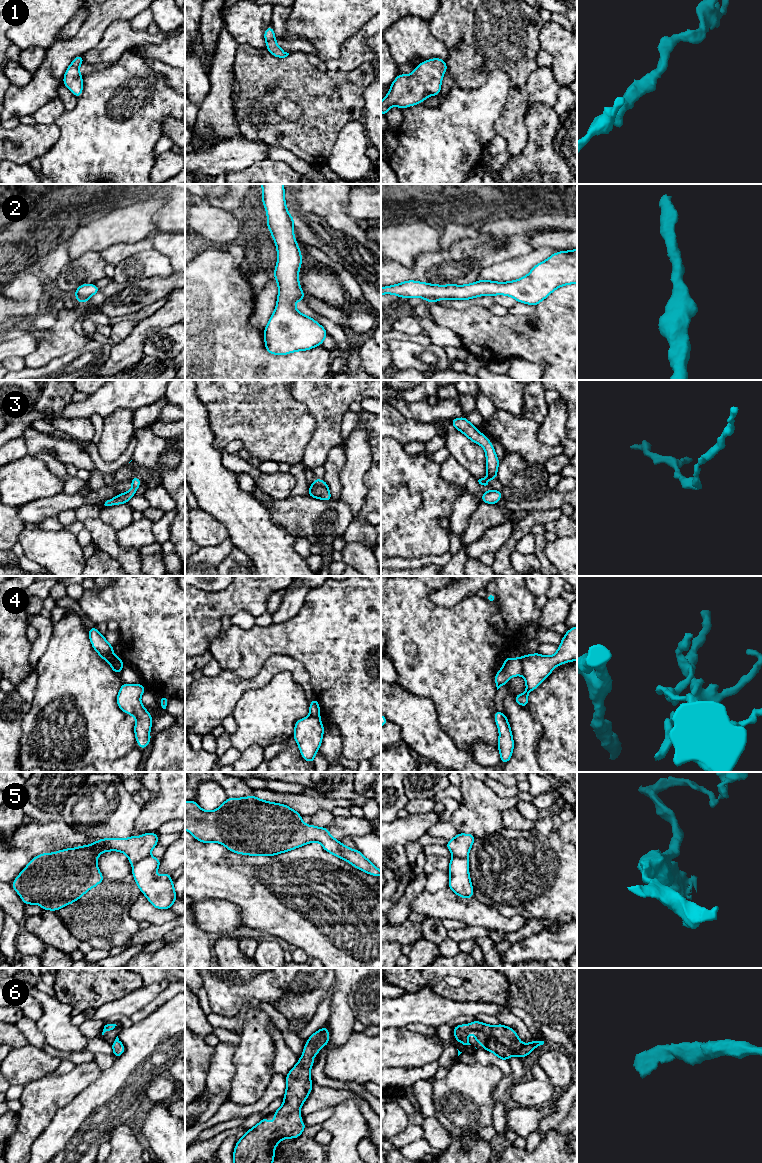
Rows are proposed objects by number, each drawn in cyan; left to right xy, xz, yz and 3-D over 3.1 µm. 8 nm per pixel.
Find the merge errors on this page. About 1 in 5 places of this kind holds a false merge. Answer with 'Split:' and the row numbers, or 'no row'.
Split: 4, 5

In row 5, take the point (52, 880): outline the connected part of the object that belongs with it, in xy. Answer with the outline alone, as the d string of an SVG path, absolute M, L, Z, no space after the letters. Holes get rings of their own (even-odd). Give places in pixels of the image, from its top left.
M154 832L144 833L138 837L133 835L125 839L109 837L99 839L90 845L63 849L54 853L43 853L32 858L11 885L25 905L38 904L43 910L57 911L77 901L105 879L97 865L97 858L101 853L120 851L126 854L129 862L134 865L150 856L150 852L158 844L158 838L159 835Z

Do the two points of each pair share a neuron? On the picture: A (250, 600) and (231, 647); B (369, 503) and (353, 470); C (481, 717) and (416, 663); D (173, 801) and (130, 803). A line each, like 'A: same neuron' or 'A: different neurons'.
A: different neurons
B: different neurons
C: same neuron
D: different neurons

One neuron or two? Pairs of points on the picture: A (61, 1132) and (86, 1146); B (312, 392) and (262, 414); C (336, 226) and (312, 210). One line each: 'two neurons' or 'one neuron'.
A: one neuron
B: two neurons
C: one neuron

